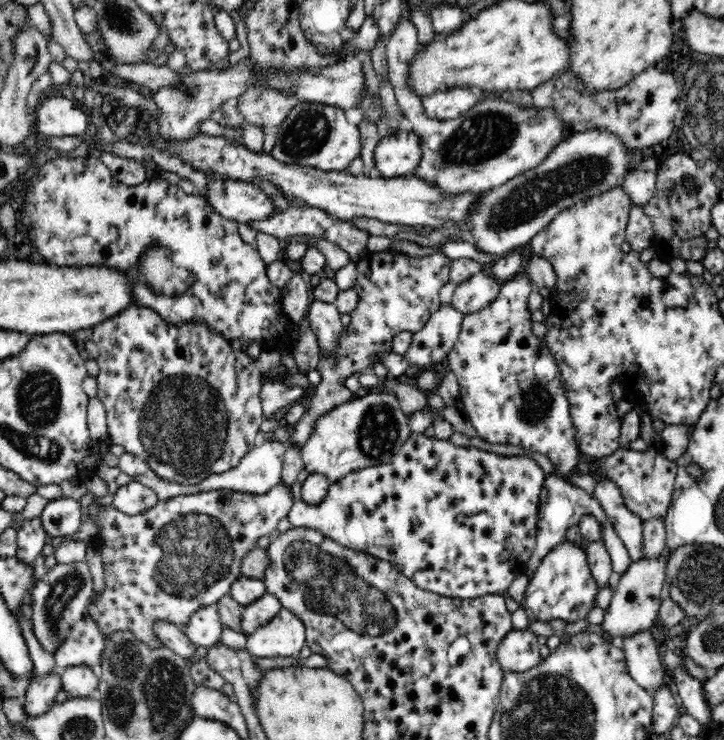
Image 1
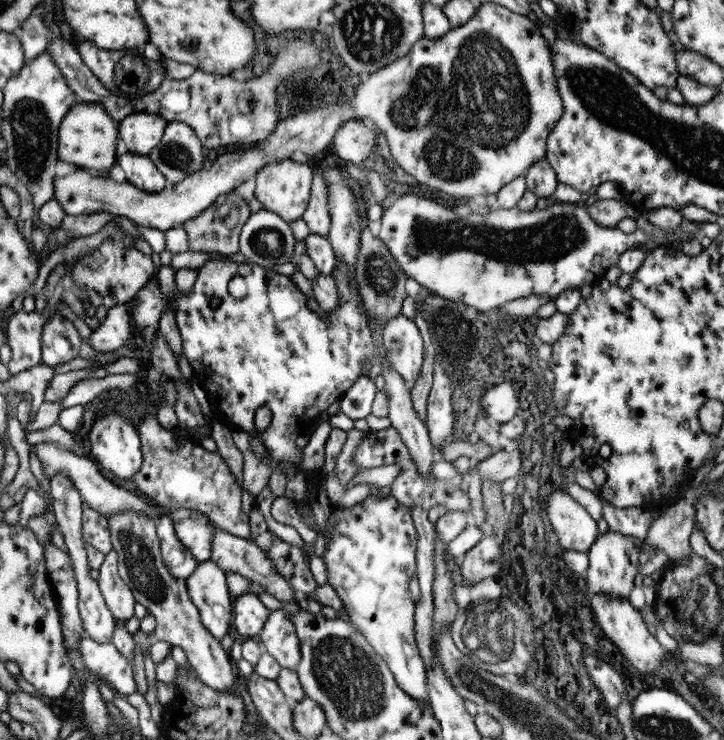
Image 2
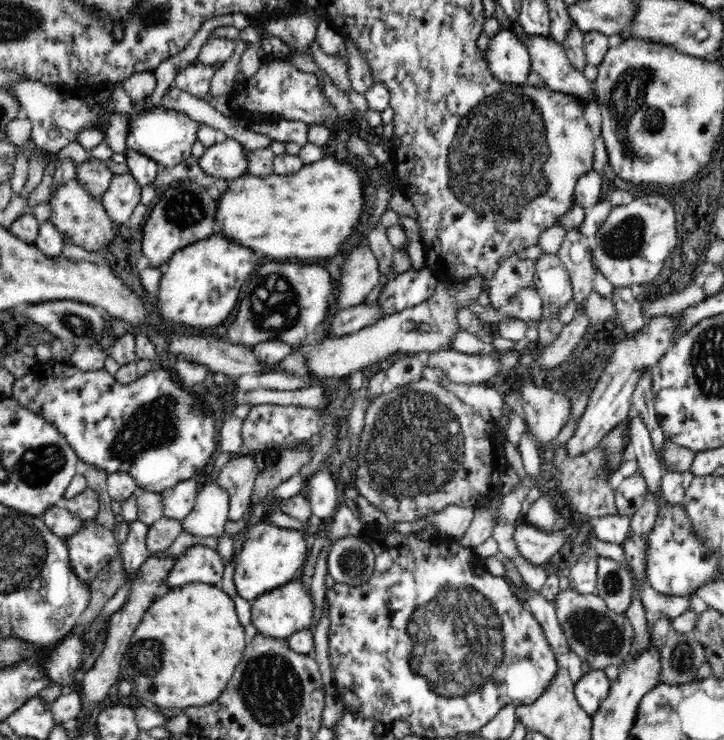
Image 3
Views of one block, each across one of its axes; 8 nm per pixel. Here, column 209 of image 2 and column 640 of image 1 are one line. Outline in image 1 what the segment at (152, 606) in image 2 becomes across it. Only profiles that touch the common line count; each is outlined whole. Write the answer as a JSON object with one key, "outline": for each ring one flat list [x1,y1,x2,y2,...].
{"outline":[[650,631,634,634,622,641,625,661,632,680,648,693,658,692,664,684,664,667]]}

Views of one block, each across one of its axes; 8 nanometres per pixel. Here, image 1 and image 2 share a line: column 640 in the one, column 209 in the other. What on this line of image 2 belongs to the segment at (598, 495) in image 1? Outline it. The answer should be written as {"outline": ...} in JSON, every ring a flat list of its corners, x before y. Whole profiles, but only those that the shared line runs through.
{"outline":[[176,509,168,515,173,522,177,540,197,561,207,560,212,548,213,523,202,513,191,509]]}

